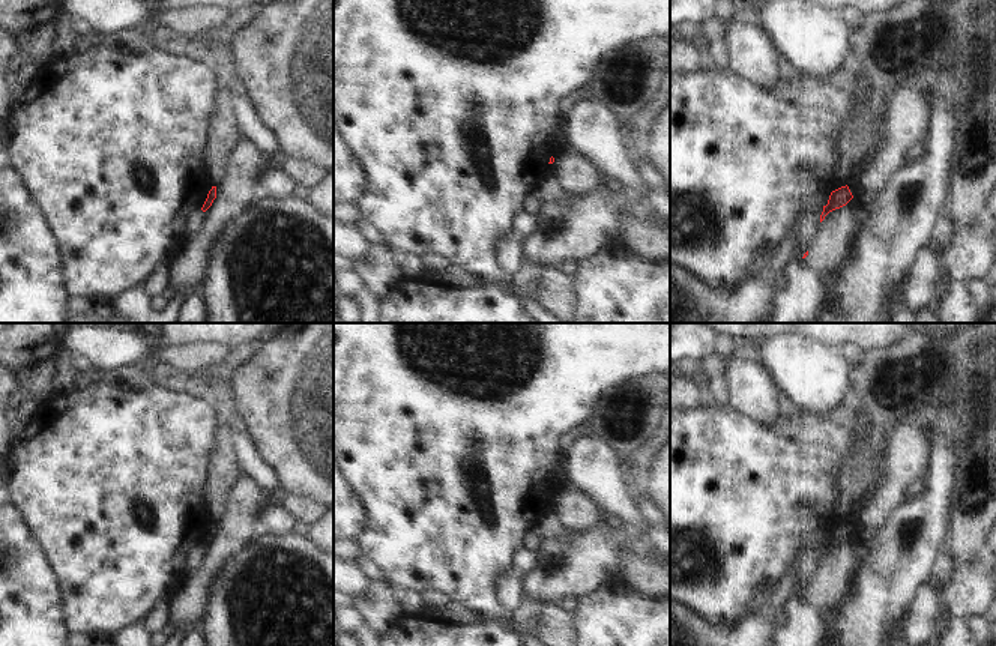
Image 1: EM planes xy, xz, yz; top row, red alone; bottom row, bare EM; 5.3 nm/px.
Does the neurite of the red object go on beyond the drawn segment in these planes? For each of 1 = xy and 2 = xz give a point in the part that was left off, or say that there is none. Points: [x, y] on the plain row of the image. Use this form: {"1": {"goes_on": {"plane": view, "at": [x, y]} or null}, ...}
{"1": {"goes_on": null}, "2": {"goes_on": null}}

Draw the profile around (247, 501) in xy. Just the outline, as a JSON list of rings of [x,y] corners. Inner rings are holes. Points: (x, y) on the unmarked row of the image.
[[[240,475],[228,493],[216,535],[204,548],[200,565],[186,572],[168,602],[165,631],[186,634],[201,620],[216,575],[228,559],[255,536],[255,521],[273,499],[252,478]]]

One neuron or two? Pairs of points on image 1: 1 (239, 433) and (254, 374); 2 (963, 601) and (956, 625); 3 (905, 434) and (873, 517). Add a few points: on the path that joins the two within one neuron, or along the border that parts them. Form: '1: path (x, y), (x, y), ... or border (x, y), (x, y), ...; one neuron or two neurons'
1: border (235, 413), (245, 427), (259, 455); two neurons
2: border (950, 616), (963, 619); two neurons
3: path (905, 455), (905, 463), (890, 496); one neuron

